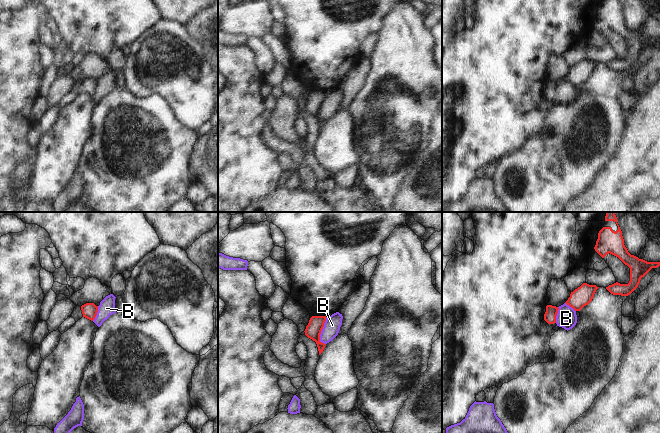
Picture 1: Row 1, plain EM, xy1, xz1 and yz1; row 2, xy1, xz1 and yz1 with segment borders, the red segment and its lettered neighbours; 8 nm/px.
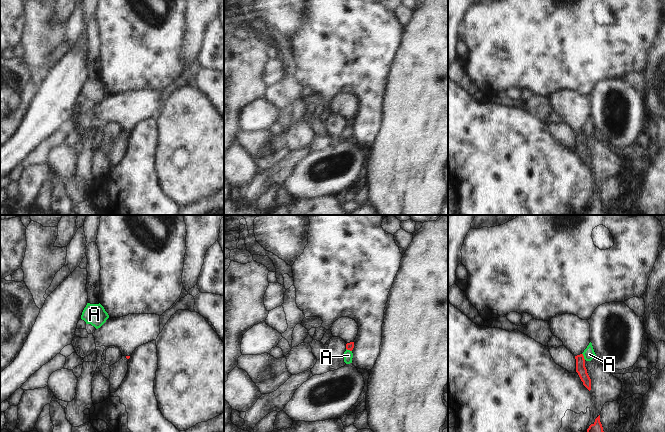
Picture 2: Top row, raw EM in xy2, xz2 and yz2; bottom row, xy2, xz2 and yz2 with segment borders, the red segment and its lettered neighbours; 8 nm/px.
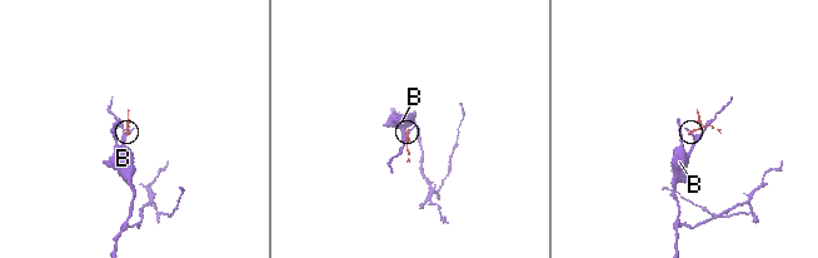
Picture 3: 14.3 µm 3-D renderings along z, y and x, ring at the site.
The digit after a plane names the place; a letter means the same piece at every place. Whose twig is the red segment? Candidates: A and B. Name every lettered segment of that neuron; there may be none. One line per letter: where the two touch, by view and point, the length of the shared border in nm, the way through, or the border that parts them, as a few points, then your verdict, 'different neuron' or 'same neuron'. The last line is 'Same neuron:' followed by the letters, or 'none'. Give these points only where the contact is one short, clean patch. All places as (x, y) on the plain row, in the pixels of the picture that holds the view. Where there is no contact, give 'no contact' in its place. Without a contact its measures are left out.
A: yz2 (583, 132) | 60 nm | along yz2 (582, 129), (585, 135) | different neuron
B: xz1 (321, 106) | 220 nm | along xz1 (326, 93), (320, 110), (320, 116), (324, 120) | different neuron
Same neuron: none

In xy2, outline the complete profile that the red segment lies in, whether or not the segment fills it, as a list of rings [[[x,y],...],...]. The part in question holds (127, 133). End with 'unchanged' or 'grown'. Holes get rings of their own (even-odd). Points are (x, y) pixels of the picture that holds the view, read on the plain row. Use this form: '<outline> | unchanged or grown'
[[[129,90],[108,94],[95,106],[96,123],[118,123],[127,135],[139,122],[156,116],[160,110],[160,92],[156,90]]] | grown

